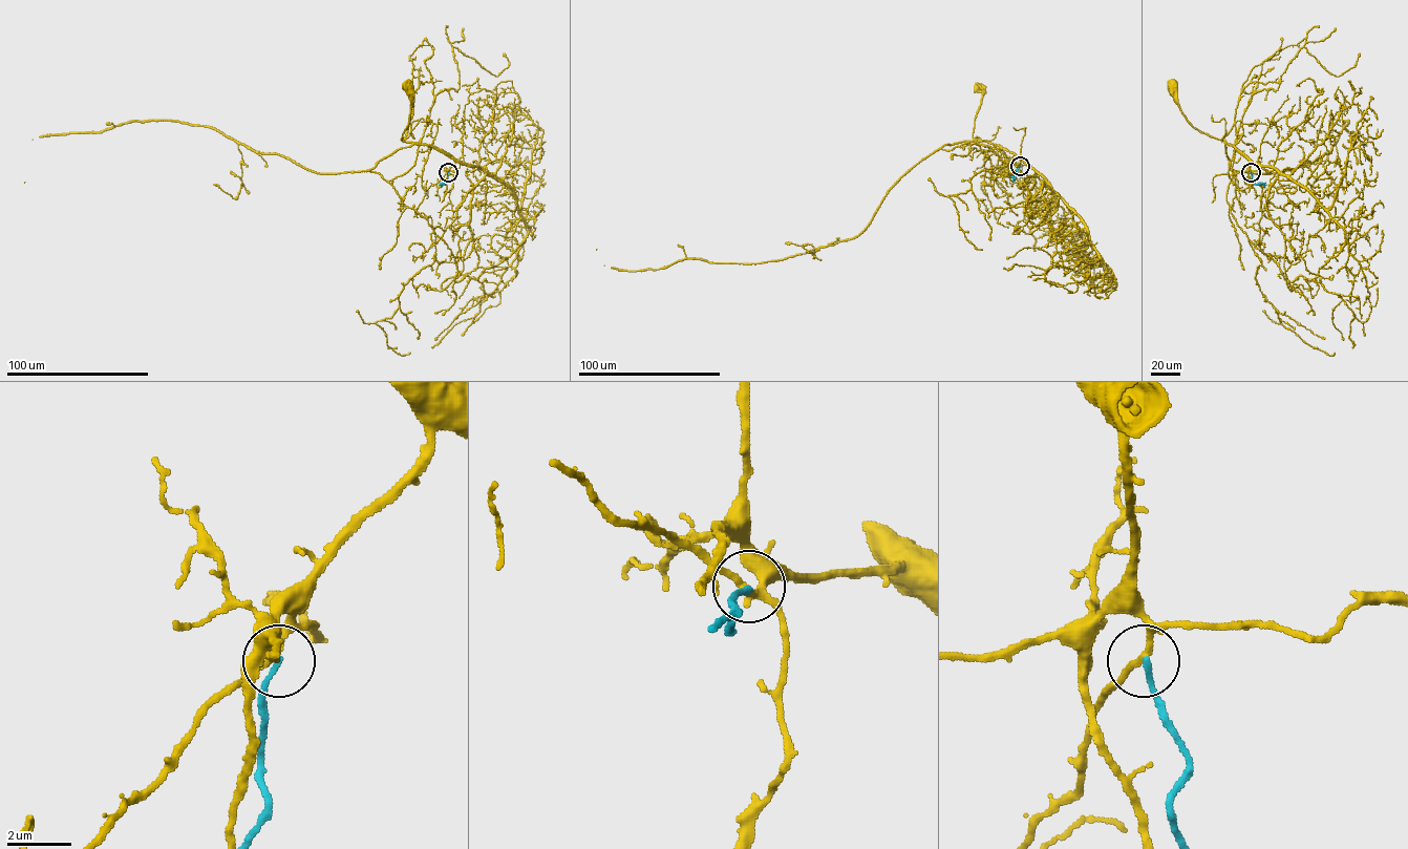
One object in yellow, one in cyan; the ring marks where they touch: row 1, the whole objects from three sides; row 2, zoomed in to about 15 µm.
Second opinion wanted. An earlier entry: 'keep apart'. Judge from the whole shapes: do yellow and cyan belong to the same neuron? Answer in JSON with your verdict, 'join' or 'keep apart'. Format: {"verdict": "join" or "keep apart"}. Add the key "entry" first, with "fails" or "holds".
{"entry": "holds", "verdict": "keep apart"}

